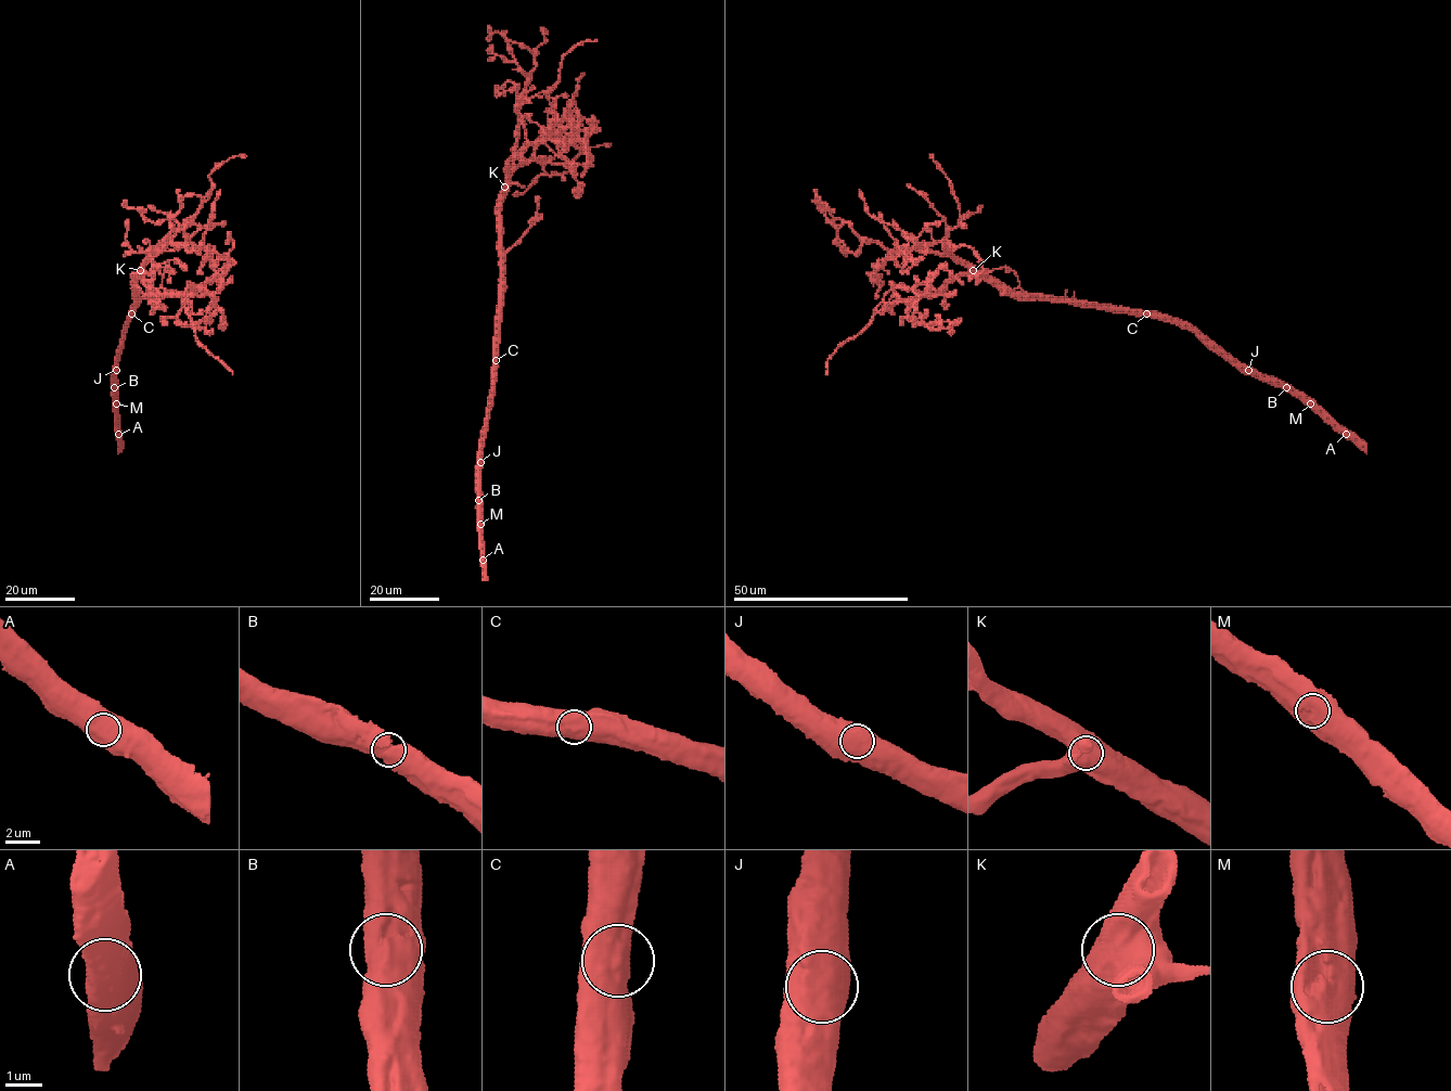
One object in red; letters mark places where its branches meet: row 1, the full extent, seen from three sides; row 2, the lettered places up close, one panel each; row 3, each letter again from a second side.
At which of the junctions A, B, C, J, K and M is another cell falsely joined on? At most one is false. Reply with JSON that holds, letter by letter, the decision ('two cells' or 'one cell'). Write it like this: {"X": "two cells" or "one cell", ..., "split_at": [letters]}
{"A": "one cell", "B": "one cell", "C": "one cell", "J": "one cell", "K": "one cell", "M": "one cell", "split_at": []}

